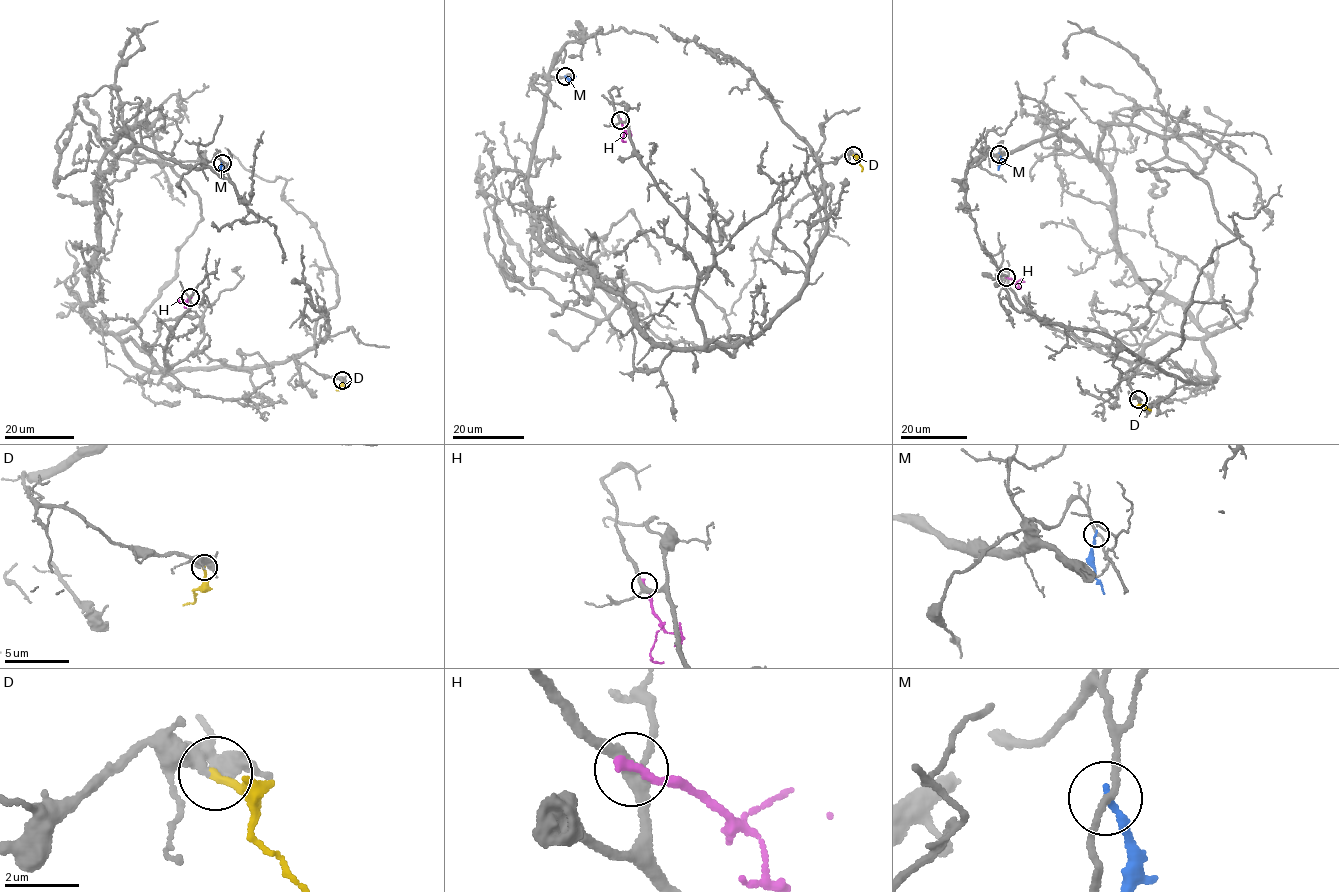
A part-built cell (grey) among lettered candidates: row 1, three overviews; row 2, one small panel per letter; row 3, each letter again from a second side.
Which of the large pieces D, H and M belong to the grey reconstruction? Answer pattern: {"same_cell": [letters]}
{"same_cell": ["D"]}

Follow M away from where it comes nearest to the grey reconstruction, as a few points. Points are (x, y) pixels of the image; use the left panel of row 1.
M: (221, 164), (224, 179)

